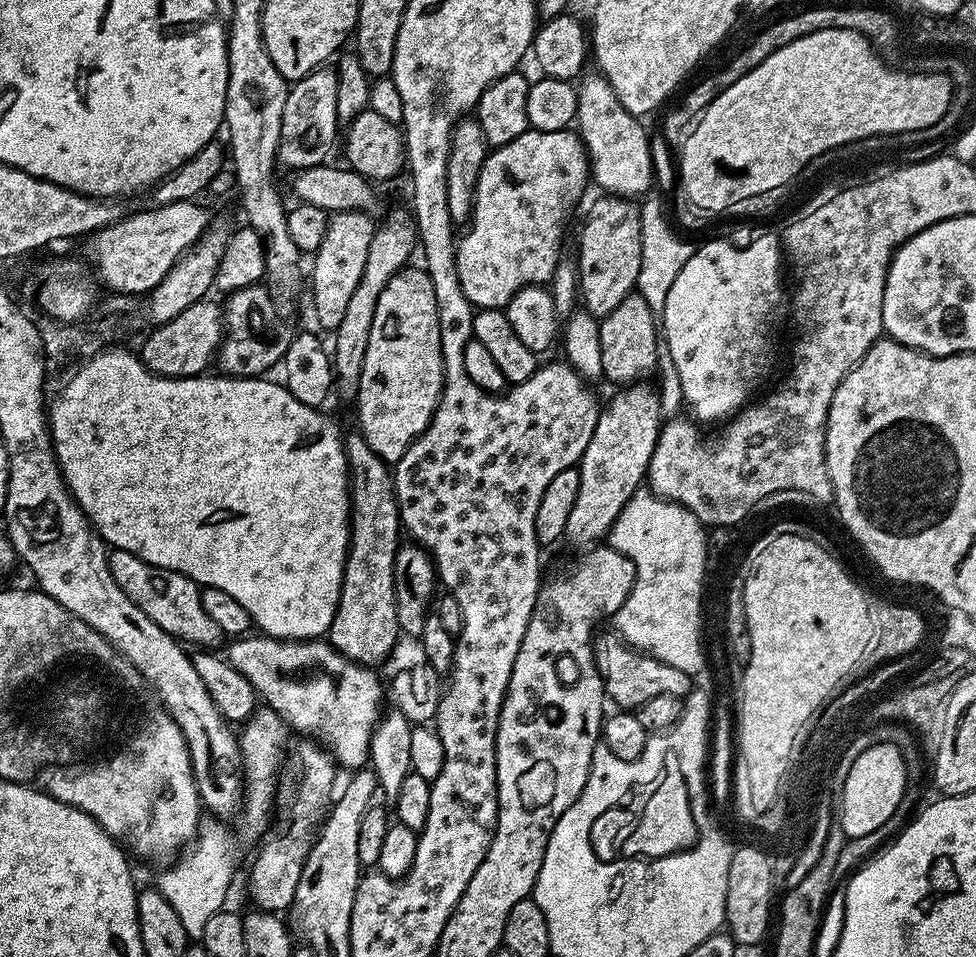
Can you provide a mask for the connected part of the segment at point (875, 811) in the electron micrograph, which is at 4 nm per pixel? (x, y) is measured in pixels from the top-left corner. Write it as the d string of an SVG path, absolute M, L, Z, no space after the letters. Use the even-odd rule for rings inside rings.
M880 744L870 746L868 750L859 754L850 766L850 772L846 775L845 793L842 794L842 830L847 839L862 838L862 834L870 834L878 830L890 818L896 815L898 806L902 802L904 793L908 791L908 768L904 765L904 756L894 745Z

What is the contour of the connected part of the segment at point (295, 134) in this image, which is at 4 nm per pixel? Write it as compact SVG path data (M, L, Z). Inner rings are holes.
M321 66L315 68L310 74L306 74L301 80L295 81L289 87L286 106L282 109L282 138L276 151L279 167L287 170L299 170L302 168L313 168L325 163L332 152L332 147L337 147L336 128L338 129L338 78L336 69L332 66Z

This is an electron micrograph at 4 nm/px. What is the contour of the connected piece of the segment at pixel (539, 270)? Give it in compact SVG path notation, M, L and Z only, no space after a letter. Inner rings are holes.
M563 128L553 132L537 132L529 130L524 132L514 142L510 142L501 148L492 148L489 151L484 164L480 168L478 180L476 182L476 193L472 199L472 215L470 223L467 225L468 233L461 235L456 242L456 269L458 270L458 282L462 284L462 294L472 303L473 309L482 308L503 308L507 309L510 298L518 291L531 284L547 285L551 281L557 264L562 259L560 253L560 243L564 240L564 223L568 220L568 215L572 212L572 207L580 200L580 195L584 192L584 187L590 184L590 165L588 162L588 152L584 149L584 142L575 131Z

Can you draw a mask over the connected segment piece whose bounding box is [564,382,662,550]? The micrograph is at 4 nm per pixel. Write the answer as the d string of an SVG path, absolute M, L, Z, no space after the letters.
M637 382L621 387L617 391L620 393L601 407L590 446L586 446L578 465L580 489L564 531L566 540L580 548L576 550L599 545L611 532L618 514L622 514L622 506L626 506L636 489L645 483L648 463L662 427L658 391L646 385Z

